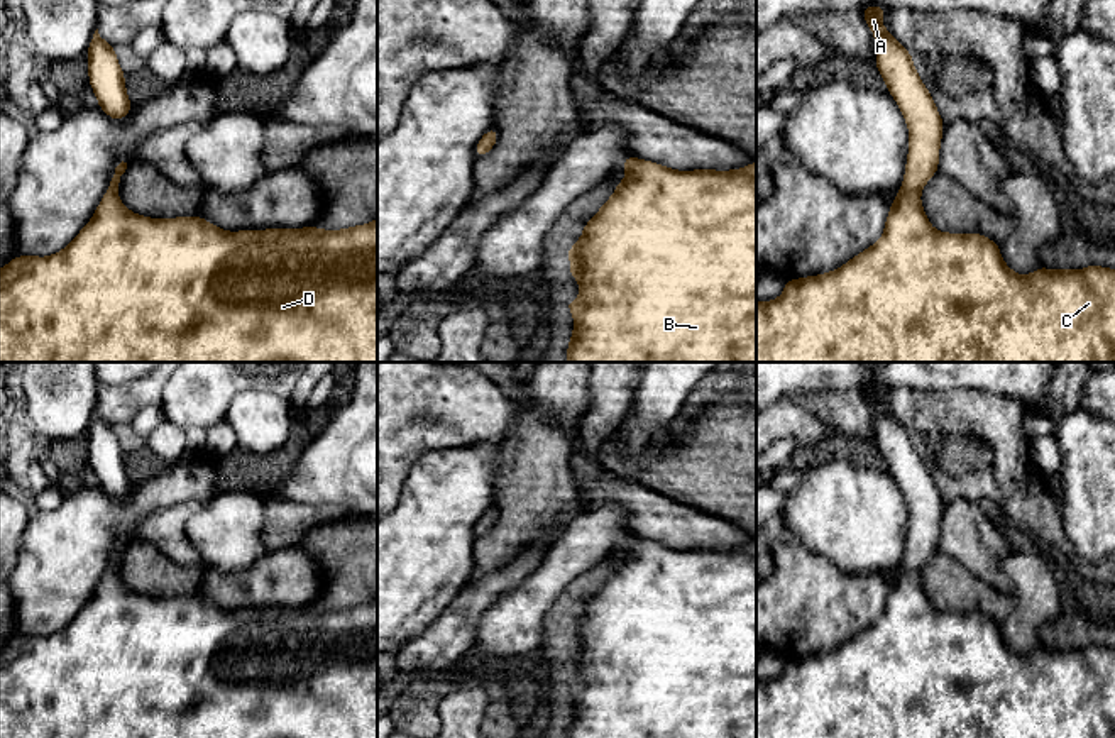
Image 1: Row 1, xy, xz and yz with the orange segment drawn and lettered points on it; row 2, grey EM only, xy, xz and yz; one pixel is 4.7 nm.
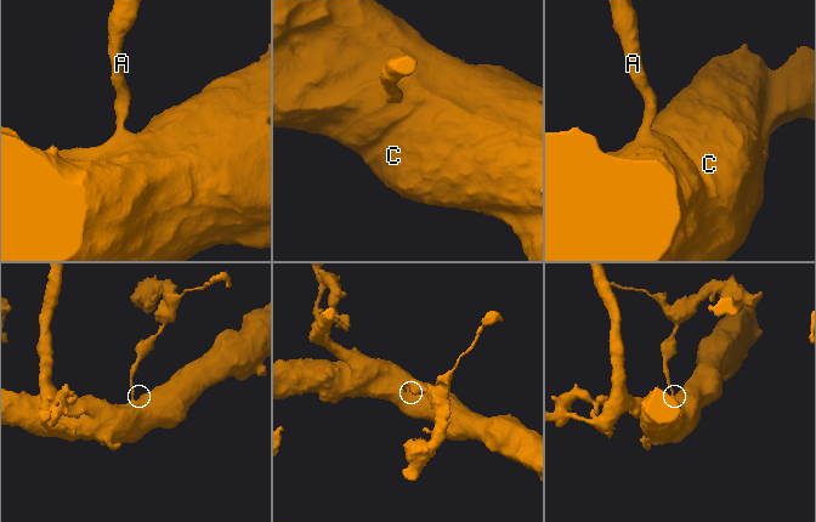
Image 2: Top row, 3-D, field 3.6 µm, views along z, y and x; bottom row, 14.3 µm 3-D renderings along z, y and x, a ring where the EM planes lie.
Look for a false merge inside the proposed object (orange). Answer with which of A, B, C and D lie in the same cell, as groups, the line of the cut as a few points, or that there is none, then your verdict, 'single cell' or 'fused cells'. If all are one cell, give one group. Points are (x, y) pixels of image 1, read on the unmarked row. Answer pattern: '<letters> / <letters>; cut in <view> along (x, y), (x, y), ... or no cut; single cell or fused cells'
A B C D; no cut; single cell

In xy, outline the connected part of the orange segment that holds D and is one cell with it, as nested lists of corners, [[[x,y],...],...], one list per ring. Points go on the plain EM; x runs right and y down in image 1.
[[[122,540],[91,599],[63,630],[47,636],[17,635],[0,648],[0,738],[377,738],[377,598],[340,609],[310,604],[228,611],[198,594],[142,596],[118,577],[125,548]]]

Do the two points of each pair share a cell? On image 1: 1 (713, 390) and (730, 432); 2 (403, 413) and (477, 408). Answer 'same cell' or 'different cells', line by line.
1: different cells
2: same cell

